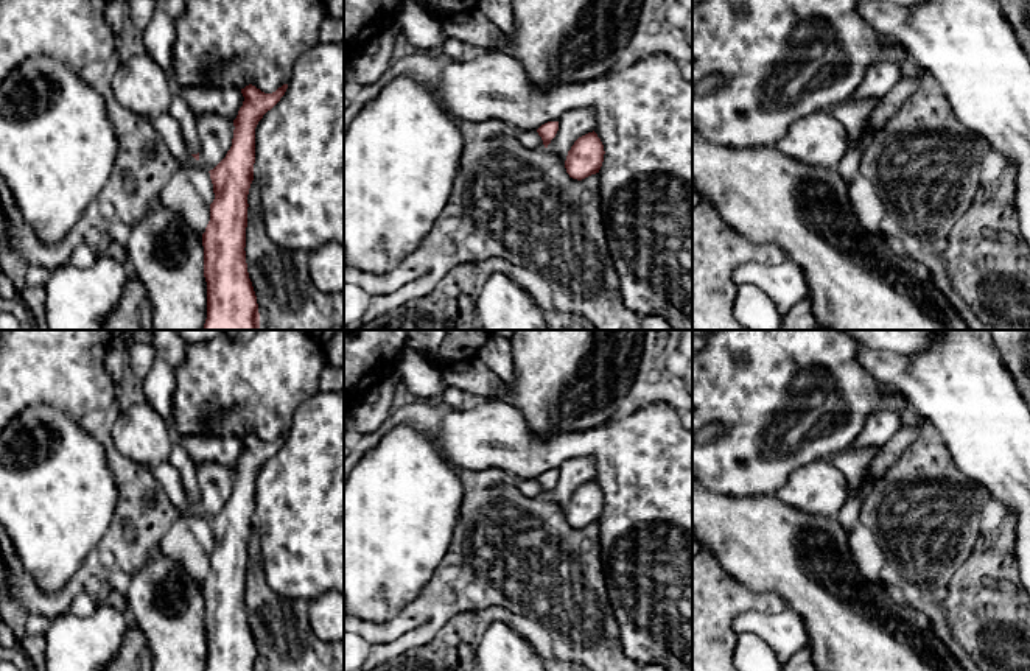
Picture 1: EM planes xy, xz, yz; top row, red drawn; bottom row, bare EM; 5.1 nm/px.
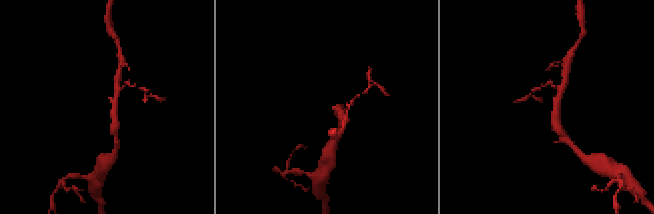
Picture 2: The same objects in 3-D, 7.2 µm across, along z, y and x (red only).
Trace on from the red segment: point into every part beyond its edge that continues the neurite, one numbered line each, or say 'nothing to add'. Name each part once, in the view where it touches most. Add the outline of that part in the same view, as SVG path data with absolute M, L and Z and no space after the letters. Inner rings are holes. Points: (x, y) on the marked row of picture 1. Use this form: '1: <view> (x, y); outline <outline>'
1: xy (179, 109); outline M174 92L168 112L180 125L182 137L184 137L190 153L198 154L199 153L199 139L196 135L196 115L191 112L185 98L180 93Z

